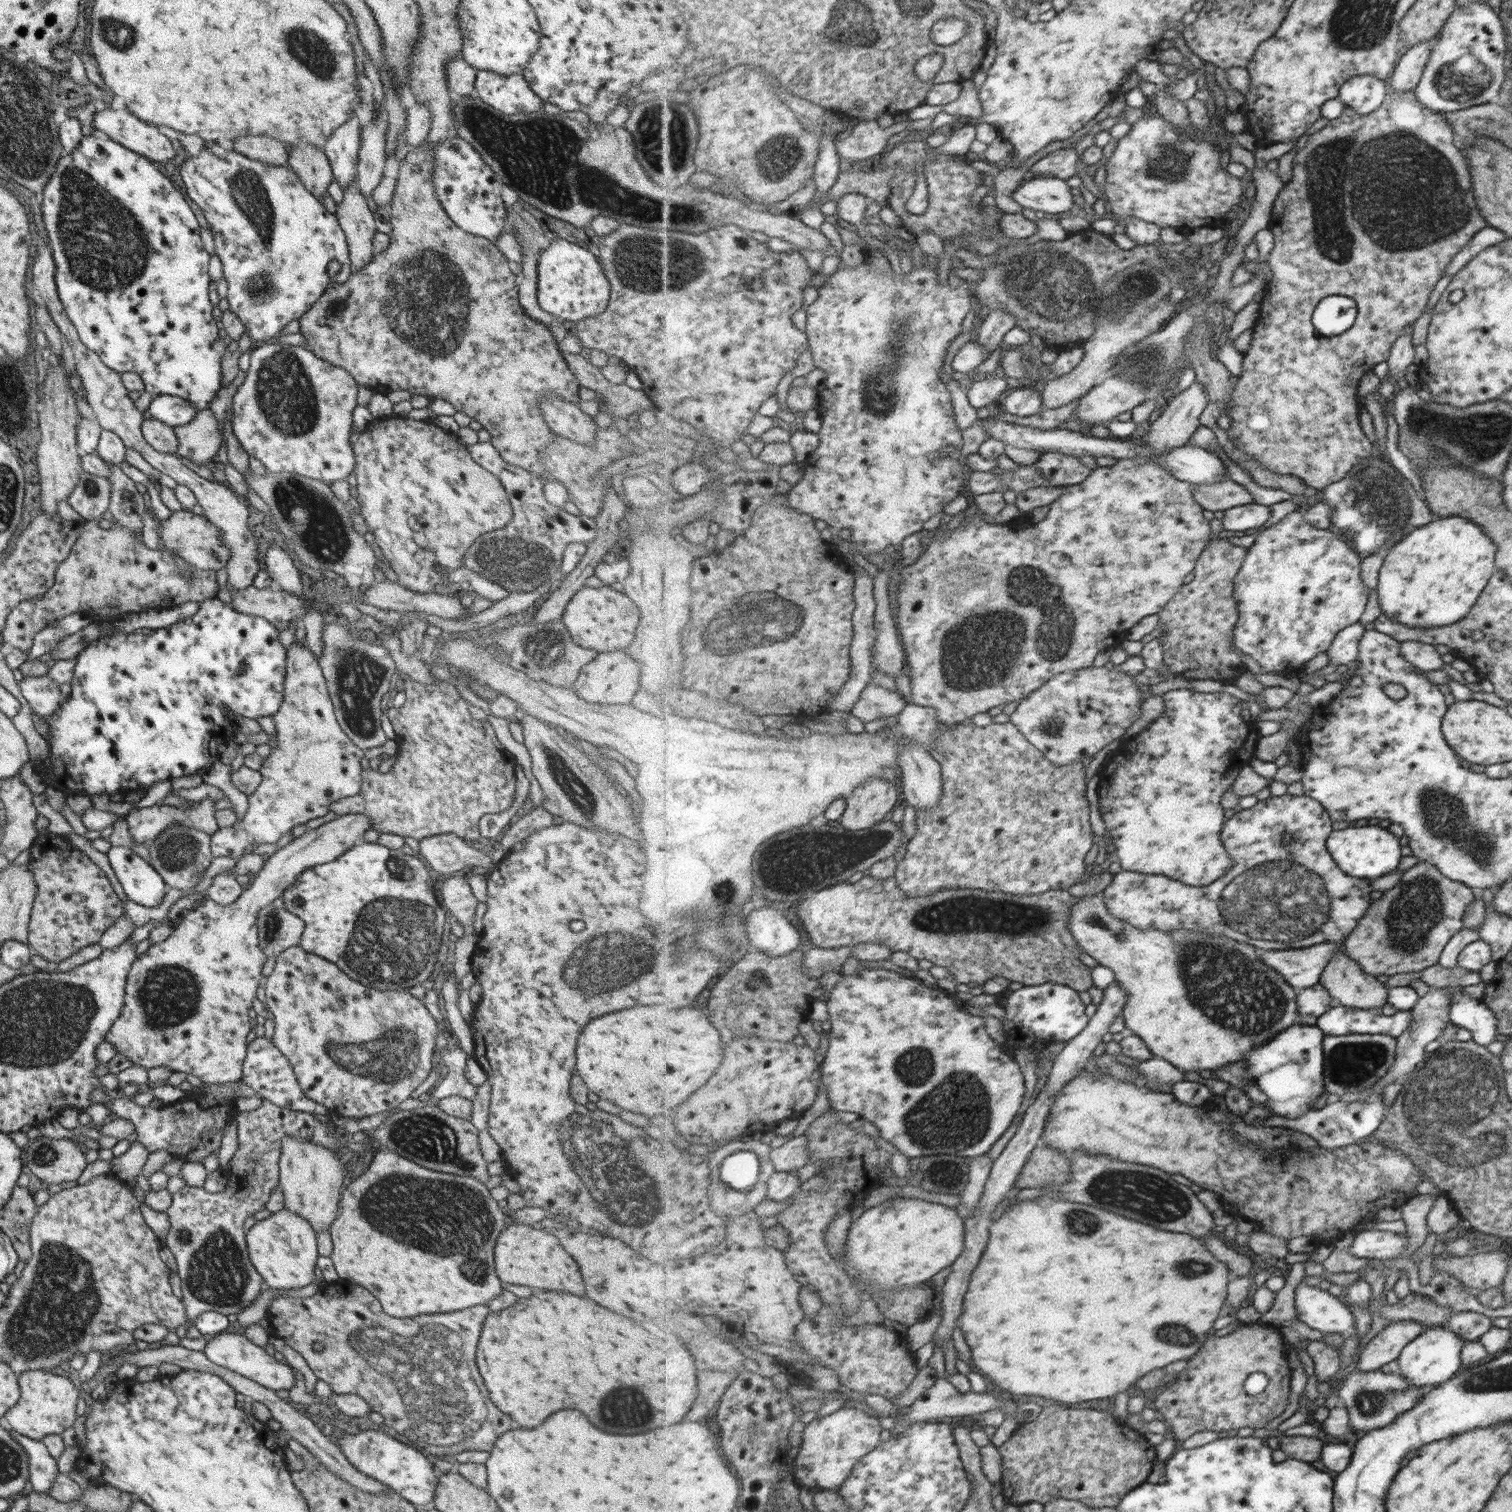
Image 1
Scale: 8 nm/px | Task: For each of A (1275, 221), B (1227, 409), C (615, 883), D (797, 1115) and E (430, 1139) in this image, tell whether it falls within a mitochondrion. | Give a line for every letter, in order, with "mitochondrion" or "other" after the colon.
A: other
B: other
C: other
D: other
E: mitochondrion

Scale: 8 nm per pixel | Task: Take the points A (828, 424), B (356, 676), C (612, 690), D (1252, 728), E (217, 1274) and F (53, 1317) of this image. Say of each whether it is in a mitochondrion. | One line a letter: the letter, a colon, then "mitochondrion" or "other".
A: other
B: mitochondrion
C: other
D: other
E: mitochondrion
F: mitochondrion

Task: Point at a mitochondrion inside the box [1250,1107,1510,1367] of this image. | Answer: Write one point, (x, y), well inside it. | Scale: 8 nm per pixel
(1458, 1150)

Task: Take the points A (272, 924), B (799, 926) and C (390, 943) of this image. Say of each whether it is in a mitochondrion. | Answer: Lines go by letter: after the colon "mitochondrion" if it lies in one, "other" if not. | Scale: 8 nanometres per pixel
A: mitochondrion
B: other
C: mitochondrion

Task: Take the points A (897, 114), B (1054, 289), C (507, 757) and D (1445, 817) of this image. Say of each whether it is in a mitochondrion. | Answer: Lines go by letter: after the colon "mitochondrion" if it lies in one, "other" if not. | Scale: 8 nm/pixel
A: other
B: mitochondrion
C: other
D: mitochondrion

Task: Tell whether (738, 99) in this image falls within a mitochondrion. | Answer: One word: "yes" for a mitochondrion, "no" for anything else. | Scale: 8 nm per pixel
no

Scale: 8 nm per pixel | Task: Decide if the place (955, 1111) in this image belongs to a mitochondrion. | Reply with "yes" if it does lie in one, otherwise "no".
yes

